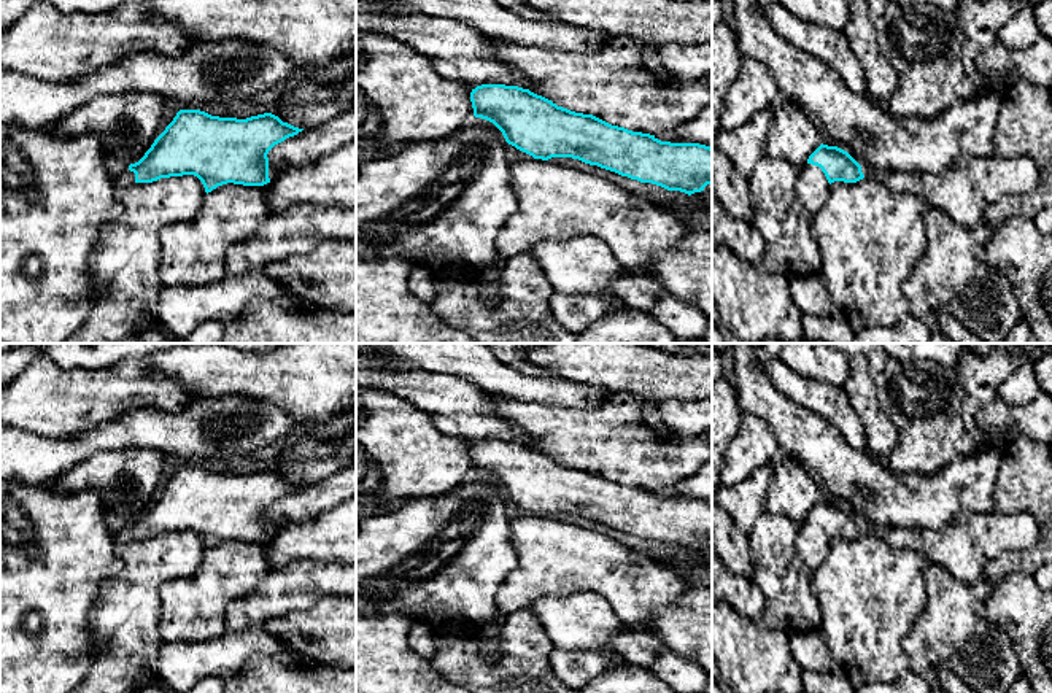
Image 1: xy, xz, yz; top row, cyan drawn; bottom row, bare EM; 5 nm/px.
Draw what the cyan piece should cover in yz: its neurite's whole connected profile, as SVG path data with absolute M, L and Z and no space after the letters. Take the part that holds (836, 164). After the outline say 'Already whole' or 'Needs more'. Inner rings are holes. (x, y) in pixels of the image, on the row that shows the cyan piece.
M822 143L801 167L796 194L801 203L817 215L831 196L831 183L857 183L863 178L861 165L847 151Z. Needs more

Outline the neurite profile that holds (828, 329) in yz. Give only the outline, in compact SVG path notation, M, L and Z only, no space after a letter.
M803 316L804 339L815 342L823 340L826 343L852 343L855 332L852 327L833 316Z

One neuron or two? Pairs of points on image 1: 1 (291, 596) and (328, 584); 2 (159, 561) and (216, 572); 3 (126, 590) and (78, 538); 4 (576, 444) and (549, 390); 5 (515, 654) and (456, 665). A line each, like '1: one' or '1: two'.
1: one
2: two
3: two
4: two
5: one

